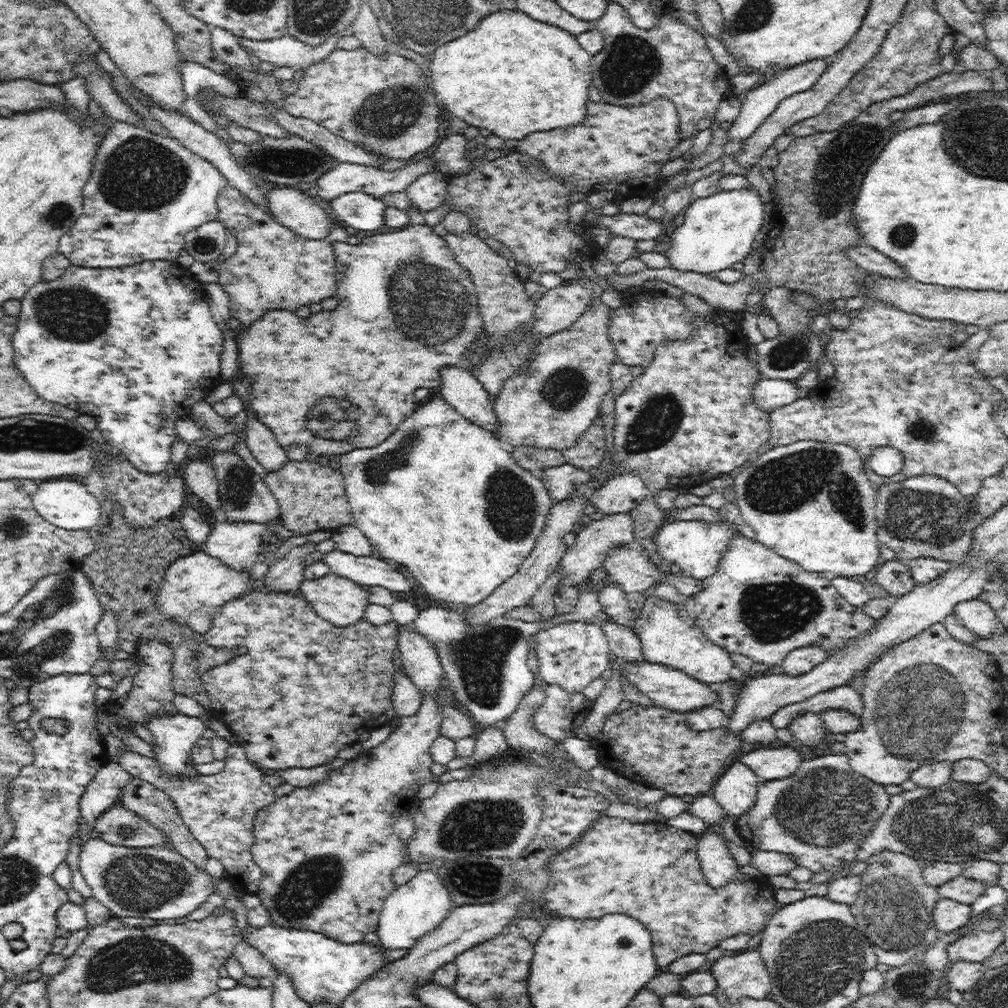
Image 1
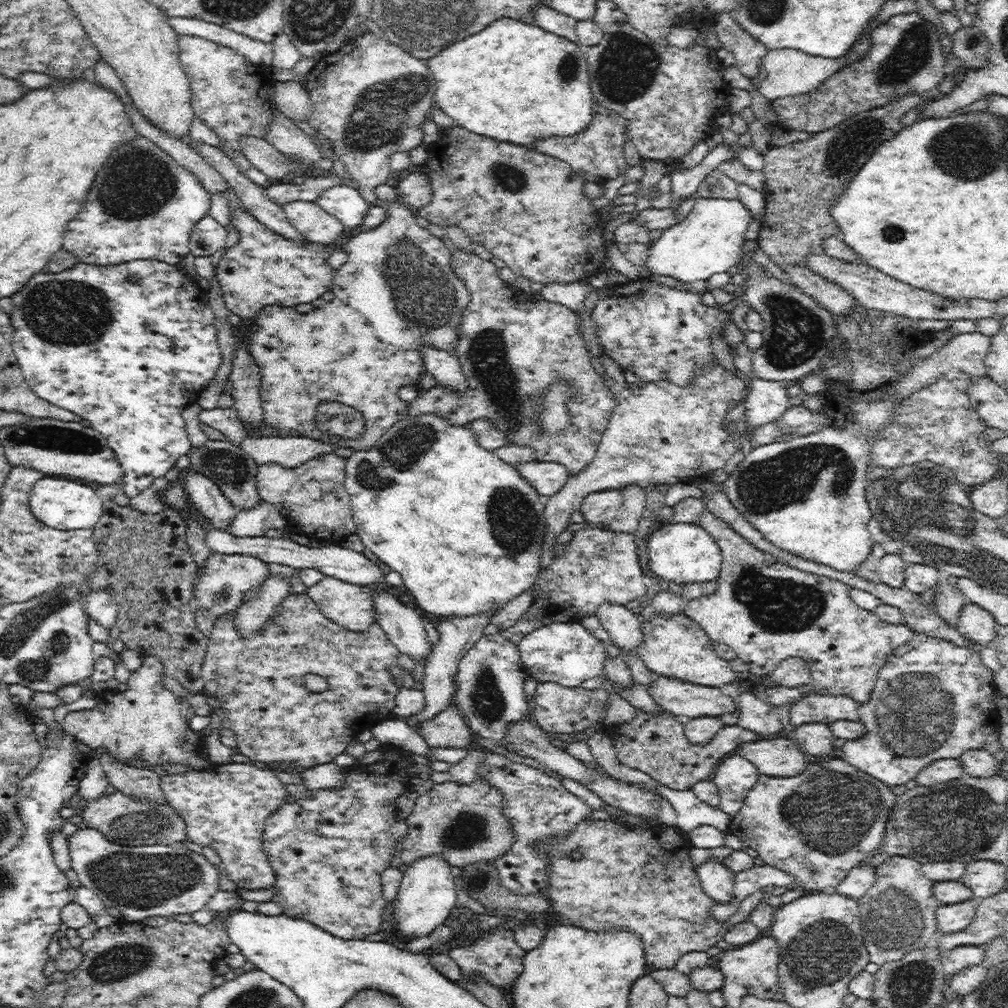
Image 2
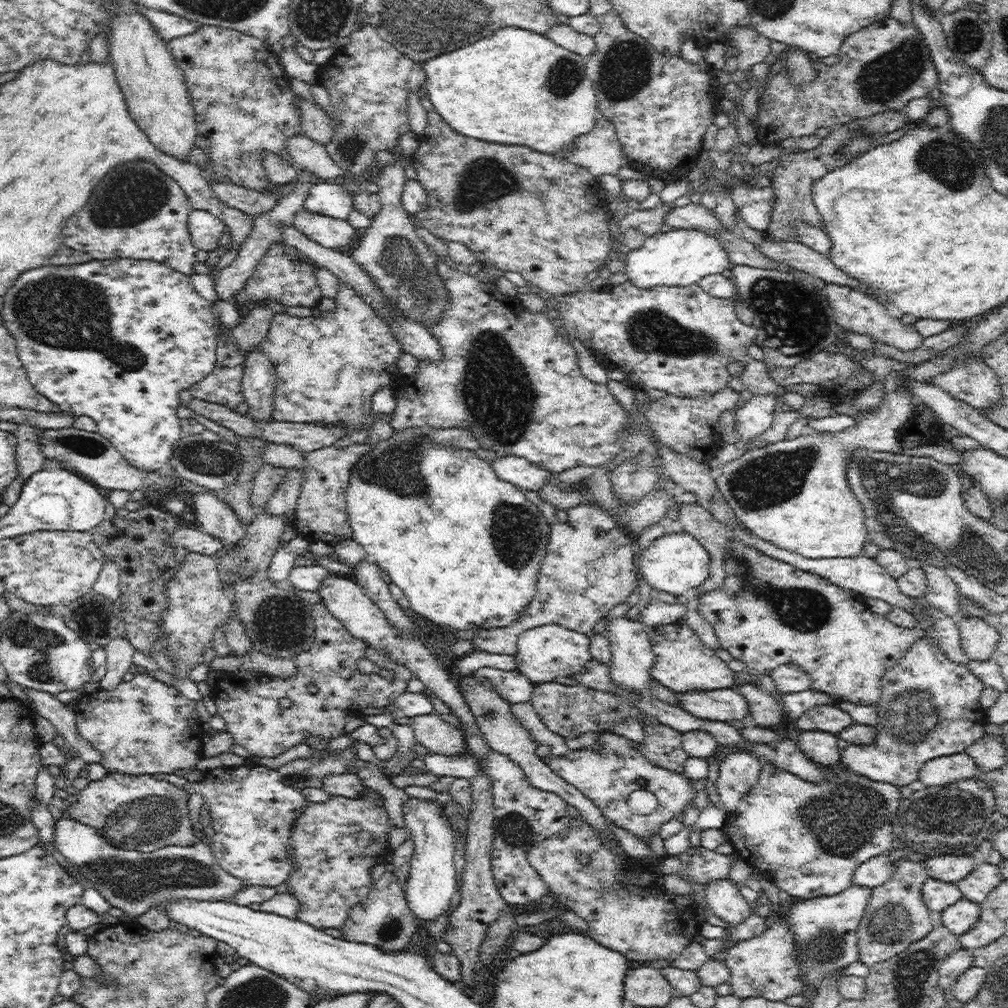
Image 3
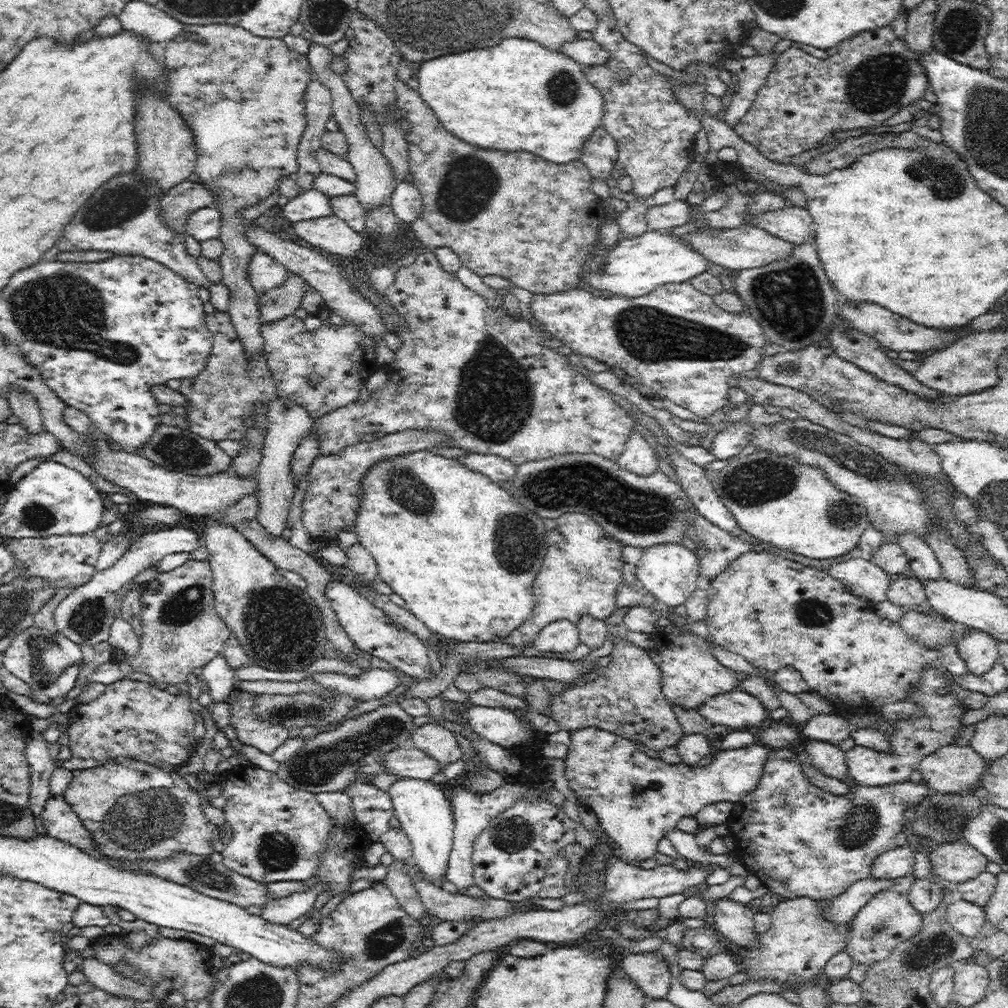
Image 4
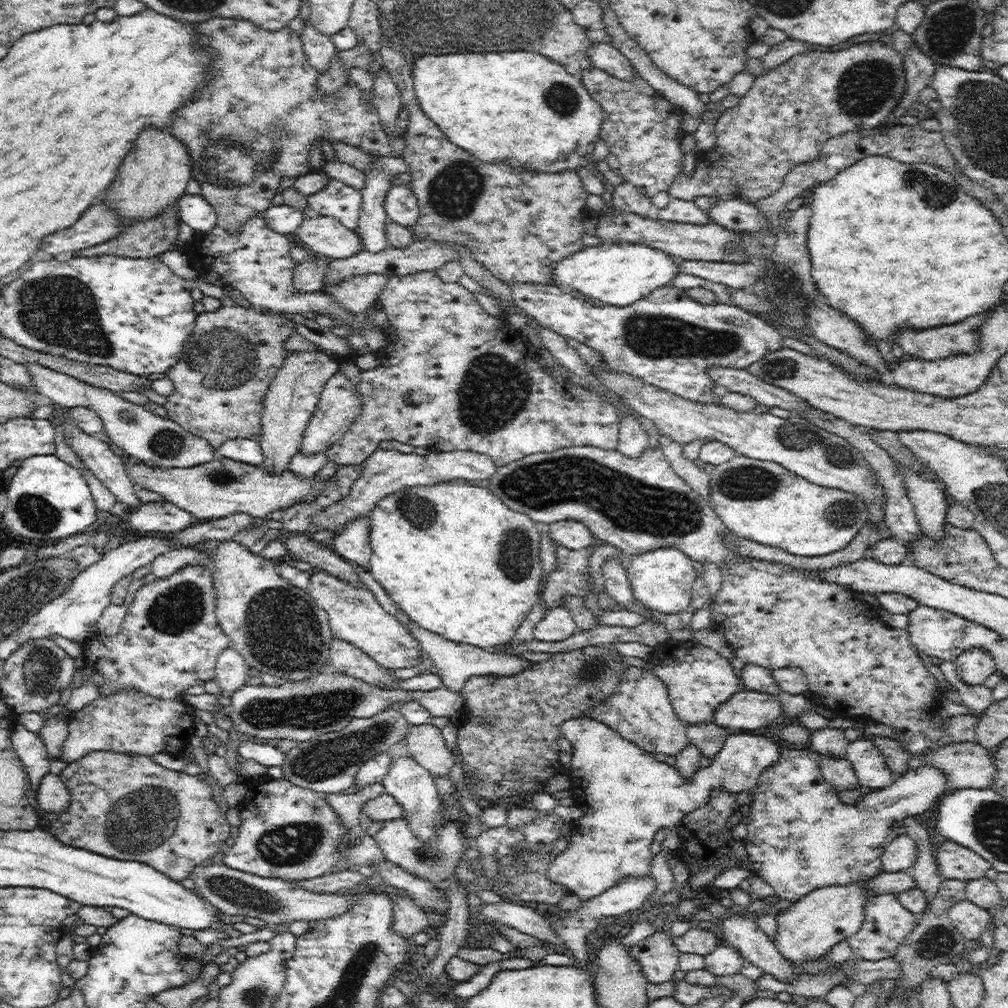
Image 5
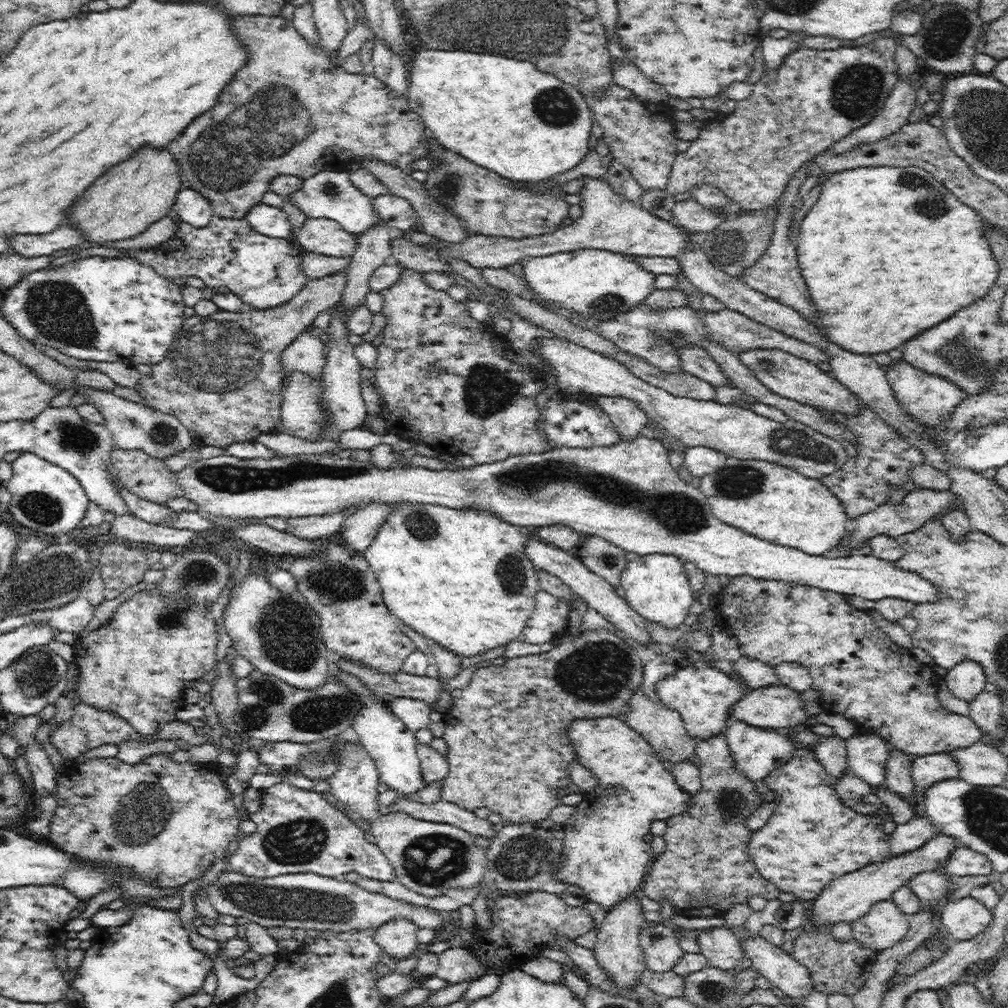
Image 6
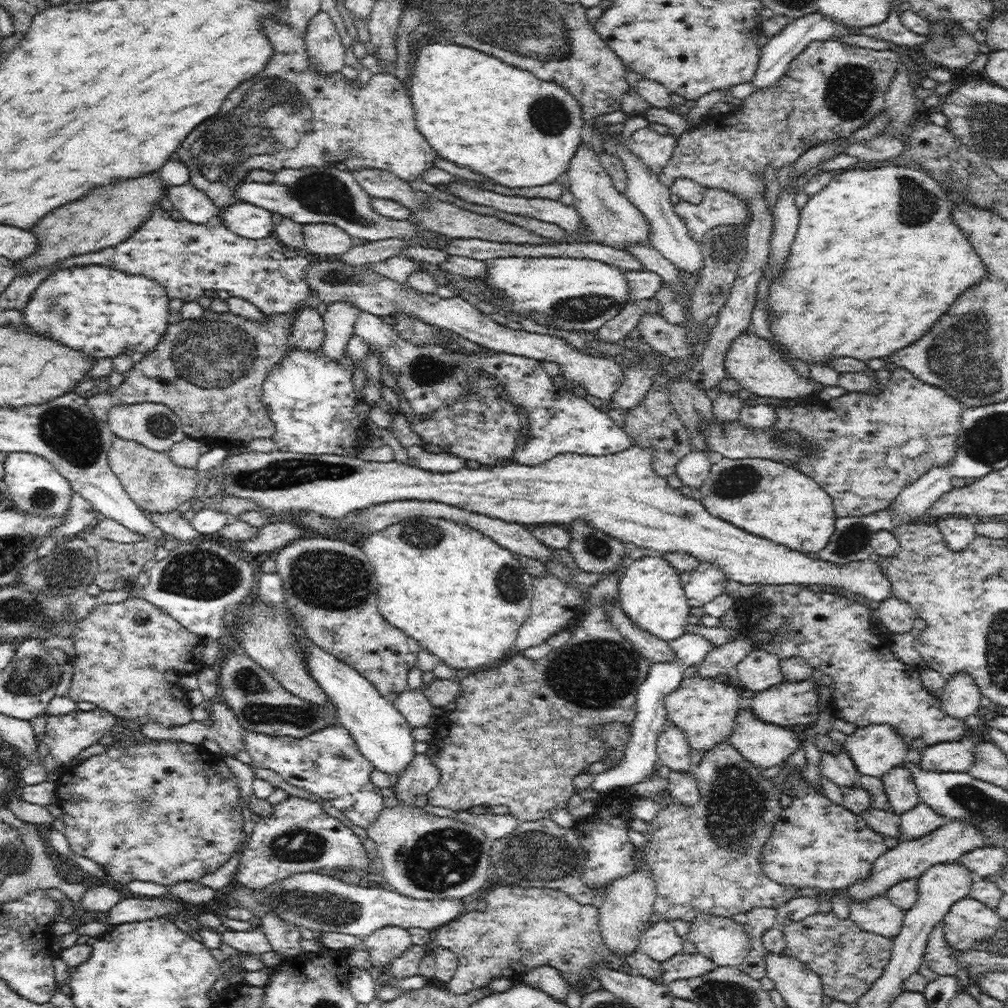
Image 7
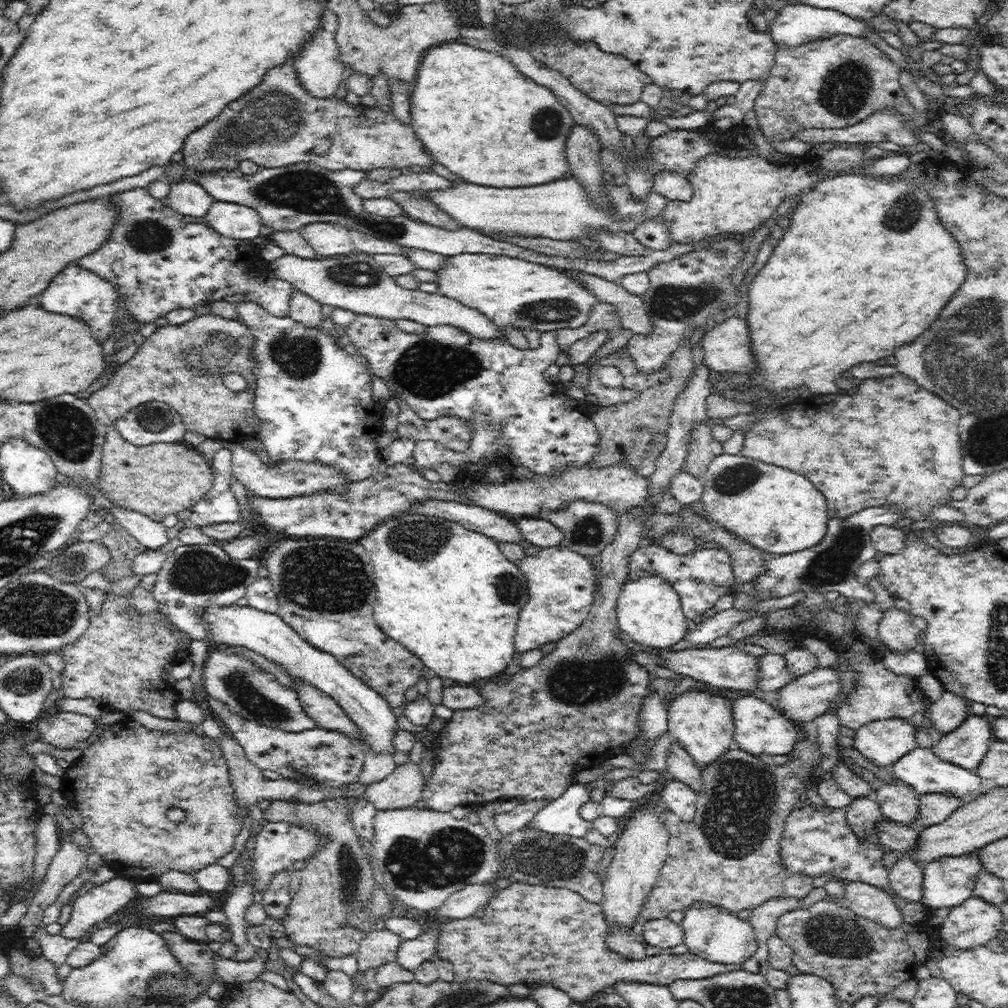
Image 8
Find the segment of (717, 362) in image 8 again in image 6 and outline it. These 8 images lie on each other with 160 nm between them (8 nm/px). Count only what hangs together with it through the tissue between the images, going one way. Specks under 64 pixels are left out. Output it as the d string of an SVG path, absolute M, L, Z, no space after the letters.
M756 348L740 352L738 356L764 386L783 398L827 411L838 411L846 417L856 415L865 408L846 385L840 383L834 375L822 371L816 363L798 358L778 348Z

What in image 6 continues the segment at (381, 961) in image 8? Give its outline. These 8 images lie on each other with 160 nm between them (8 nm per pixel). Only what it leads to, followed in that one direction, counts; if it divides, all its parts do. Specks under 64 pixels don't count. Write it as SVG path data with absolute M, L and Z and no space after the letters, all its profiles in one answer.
M390 920L375 930L375 942L390 957L402 960L416 950L419 944L416 936L418 930L410 920Z

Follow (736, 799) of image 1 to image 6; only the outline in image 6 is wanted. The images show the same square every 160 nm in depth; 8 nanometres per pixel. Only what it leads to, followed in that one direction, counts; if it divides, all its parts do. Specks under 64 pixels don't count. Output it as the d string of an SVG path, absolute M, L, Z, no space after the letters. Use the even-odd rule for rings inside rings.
M728 717L725 722L728 729L725 732L727 743L734 759L735 767L748 779L765 779L775 768L781 767L790 760L798 748L786 734L779 734L775 729L764 729L746 724L741 720ZM624 718L573 720L569 724L568 734L579 763L592 772L597 779L597 785L594 790L581 793L582 798L575 806L576 811L563 824L565 835L562 862L557 872L558 879L582 888L588 902L598 903L608 912L638 890L647 876L647 868L655 853L650 843L644 841L644 836L650 833L652 821L665 820L690 810L693 795L676 783L670 770L662 765L662 758L652 745L644 740L639 732L630 728Z

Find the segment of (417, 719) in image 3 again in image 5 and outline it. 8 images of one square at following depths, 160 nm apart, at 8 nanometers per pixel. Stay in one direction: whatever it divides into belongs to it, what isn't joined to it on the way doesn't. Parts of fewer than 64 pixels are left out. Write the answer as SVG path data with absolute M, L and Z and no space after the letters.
M431 722L423 725L411 725L404 742L408 746L407 754L421 767L424 767L430 773L430 776L444 776L452 770L456 759L452 755L452 750L446 746L446 741L442 737L440 729L432 725Z

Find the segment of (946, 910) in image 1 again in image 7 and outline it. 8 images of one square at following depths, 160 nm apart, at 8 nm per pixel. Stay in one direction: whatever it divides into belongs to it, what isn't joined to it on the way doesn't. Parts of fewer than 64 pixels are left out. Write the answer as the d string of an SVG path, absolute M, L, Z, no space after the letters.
M971 897L958 900L942 922L947 944L957 954L964 954L976 944L994 939L997 931L1004 928L996 909Z

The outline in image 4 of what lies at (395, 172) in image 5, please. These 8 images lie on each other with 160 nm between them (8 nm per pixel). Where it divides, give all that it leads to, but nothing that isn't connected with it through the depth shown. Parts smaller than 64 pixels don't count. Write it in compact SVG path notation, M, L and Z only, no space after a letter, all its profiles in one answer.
M311 41L309 46L310 49L307 54L309 66L312 68L312 72L316 75L317 80L330 90L333 117L337 122L337 127L341 128L341 131L345 134L349 144L346 158L355 168L357 176L357 179L354 182L356 185L355 196L360 201L360 204L364 207L365 211L371 211L378 205L383 205L384 201L391 198L391 195L398 184L398 182L395 182L393 168L381 149L376 148L370 139L368 139L364 123L360 121L358 102L354 100L350 89L346 86L341 75L331 69L334 54L330 52L330 48L323 44L316 44Z

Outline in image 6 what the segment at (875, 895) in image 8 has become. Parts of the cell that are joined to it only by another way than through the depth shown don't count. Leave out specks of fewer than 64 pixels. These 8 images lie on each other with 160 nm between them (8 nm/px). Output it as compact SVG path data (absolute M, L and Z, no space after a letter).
M890 900L874 904L862 919L851 924L854 941L880 954L894 947L907 934L910 915L906 915Z

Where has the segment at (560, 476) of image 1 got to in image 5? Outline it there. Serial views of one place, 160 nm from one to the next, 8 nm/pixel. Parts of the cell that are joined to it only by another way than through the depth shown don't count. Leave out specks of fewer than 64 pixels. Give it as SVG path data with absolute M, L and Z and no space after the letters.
M379 449L371 453L362 466L363 472L360 479L353 482L350 492L342 500L330 504L328 508L324 508L312 516L310 521L323 528L323 536L335 535L340 526L346 524L347 521L350 522L356 516L368 516L379 500L390 494L397 494L406 487L432 486L454 479L461 479L461 481L487 480L497 470L490 456L471 450L430 451L428 455L420 456L416 453L400 453L395 449Z

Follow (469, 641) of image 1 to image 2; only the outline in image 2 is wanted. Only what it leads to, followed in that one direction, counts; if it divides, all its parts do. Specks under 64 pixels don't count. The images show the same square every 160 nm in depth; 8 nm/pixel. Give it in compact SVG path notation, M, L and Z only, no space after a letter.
M500 631L482 635L458 663L453 703L465 716L473 734L492 738L505 746L507 726L531 711L531 704L526 702L524 694L527 678L518 644L506 639Z

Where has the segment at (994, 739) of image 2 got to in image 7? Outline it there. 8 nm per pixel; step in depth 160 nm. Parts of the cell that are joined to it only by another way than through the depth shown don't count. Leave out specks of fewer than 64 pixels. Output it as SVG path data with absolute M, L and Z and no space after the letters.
M889 724L858 727L847 736L843 746L860 775L878 778L904 764L909 750L902 737Z

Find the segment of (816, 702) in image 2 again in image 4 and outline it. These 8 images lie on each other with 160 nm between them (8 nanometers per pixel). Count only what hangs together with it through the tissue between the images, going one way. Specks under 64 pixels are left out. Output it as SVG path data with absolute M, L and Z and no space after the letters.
M813 713L810 720L804 724L802 737L837 745L850 737L851 731L851 724L841 713Z

